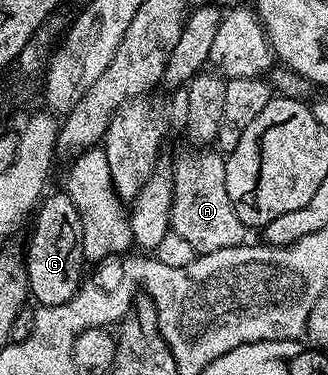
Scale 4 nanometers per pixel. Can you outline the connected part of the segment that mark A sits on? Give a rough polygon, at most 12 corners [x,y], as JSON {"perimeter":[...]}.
{"perimeter":[[225,158],[172,163],[172,233],[197,254],[246,241]]}

